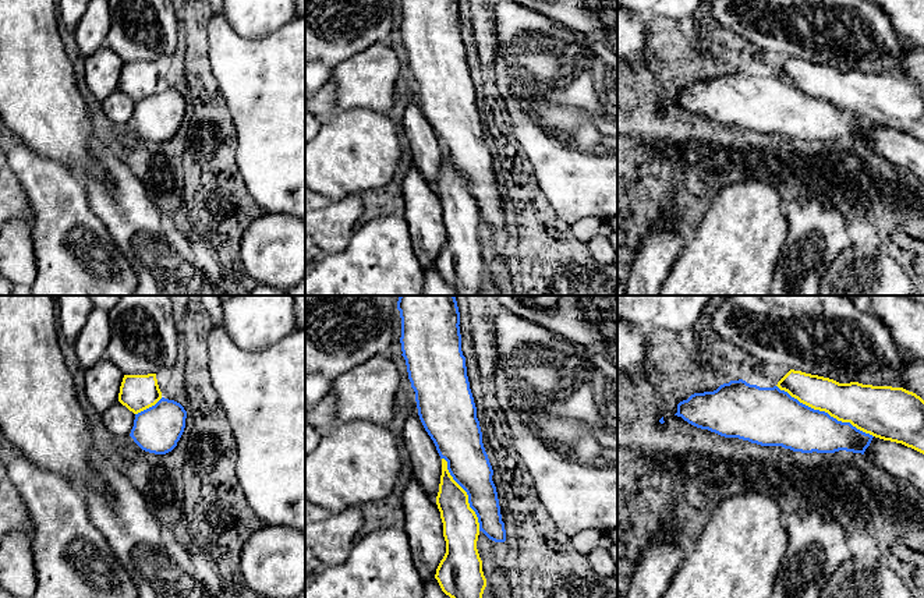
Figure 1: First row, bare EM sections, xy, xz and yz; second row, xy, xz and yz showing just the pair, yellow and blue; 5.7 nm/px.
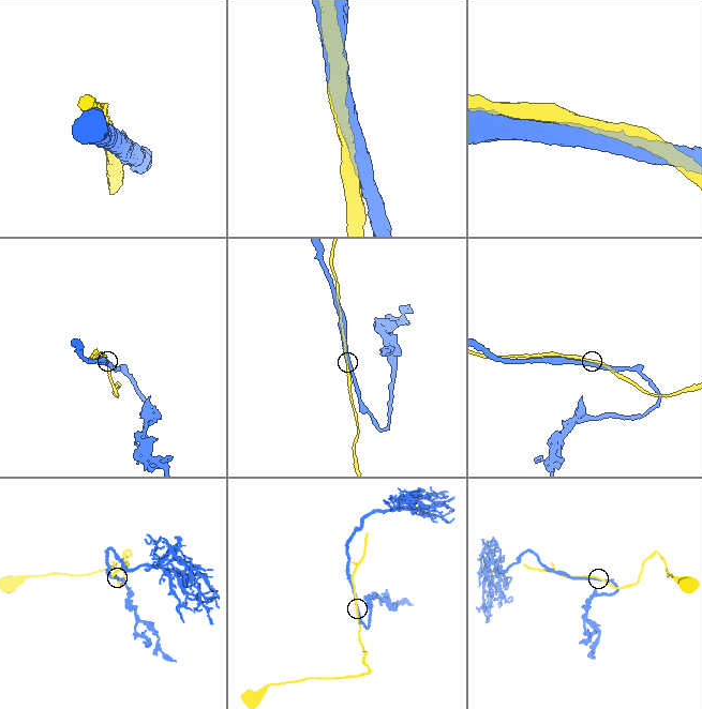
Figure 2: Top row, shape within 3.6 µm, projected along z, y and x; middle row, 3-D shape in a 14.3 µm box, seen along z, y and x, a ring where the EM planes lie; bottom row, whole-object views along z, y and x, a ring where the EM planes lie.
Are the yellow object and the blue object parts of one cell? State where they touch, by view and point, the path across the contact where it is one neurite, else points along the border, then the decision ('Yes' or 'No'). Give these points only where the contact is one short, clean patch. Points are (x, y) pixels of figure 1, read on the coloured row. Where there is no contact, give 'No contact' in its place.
Touches yellow at yz (825, 411). Yes

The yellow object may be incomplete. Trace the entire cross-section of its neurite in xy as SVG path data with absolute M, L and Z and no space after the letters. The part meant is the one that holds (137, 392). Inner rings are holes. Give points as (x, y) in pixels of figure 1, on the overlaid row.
M156 374L148 375L124 375L118 401L134 414L138 414L162 399Z

